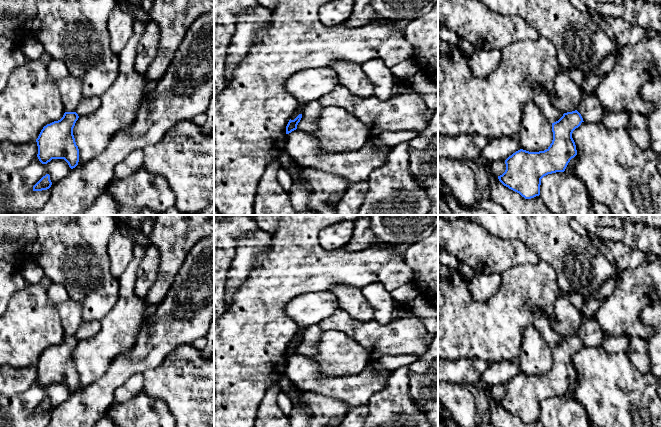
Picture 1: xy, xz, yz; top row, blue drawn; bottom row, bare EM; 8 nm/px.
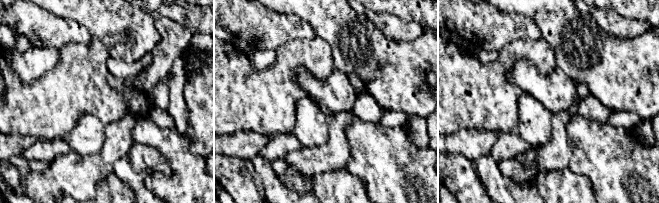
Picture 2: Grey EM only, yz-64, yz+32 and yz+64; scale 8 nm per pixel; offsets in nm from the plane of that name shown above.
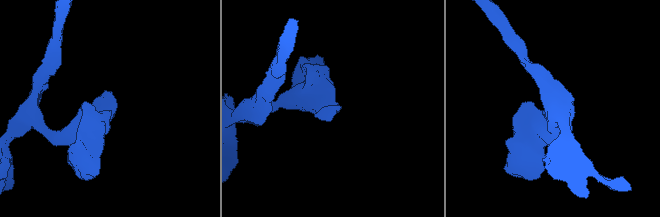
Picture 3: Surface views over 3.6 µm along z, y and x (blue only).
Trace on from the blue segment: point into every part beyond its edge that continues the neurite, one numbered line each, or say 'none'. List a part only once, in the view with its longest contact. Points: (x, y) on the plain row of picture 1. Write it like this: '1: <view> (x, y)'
1: yz (590, 332)

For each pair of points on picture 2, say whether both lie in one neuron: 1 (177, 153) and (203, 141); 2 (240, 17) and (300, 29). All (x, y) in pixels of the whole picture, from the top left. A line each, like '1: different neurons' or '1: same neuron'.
1: different neurons
2: same neuron

